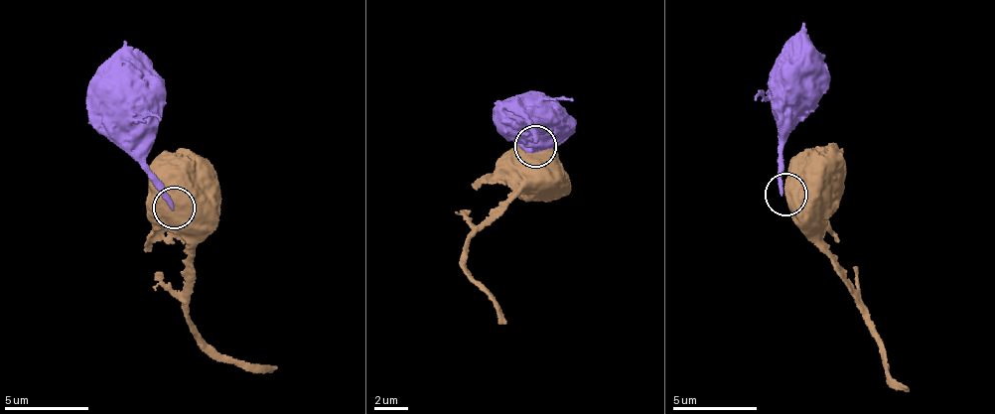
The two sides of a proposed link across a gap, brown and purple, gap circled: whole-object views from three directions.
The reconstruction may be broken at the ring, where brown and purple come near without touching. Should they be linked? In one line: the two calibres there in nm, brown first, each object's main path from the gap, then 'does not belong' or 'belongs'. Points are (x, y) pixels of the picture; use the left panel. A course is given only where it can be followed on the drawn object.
850 nm thick on the brown side, 200 nm on the other; brown runs (175, 206), (163, 204), (178, 202); purple runs (172, 206), (151, 170), (105, 118), (114, 104); does not belong

